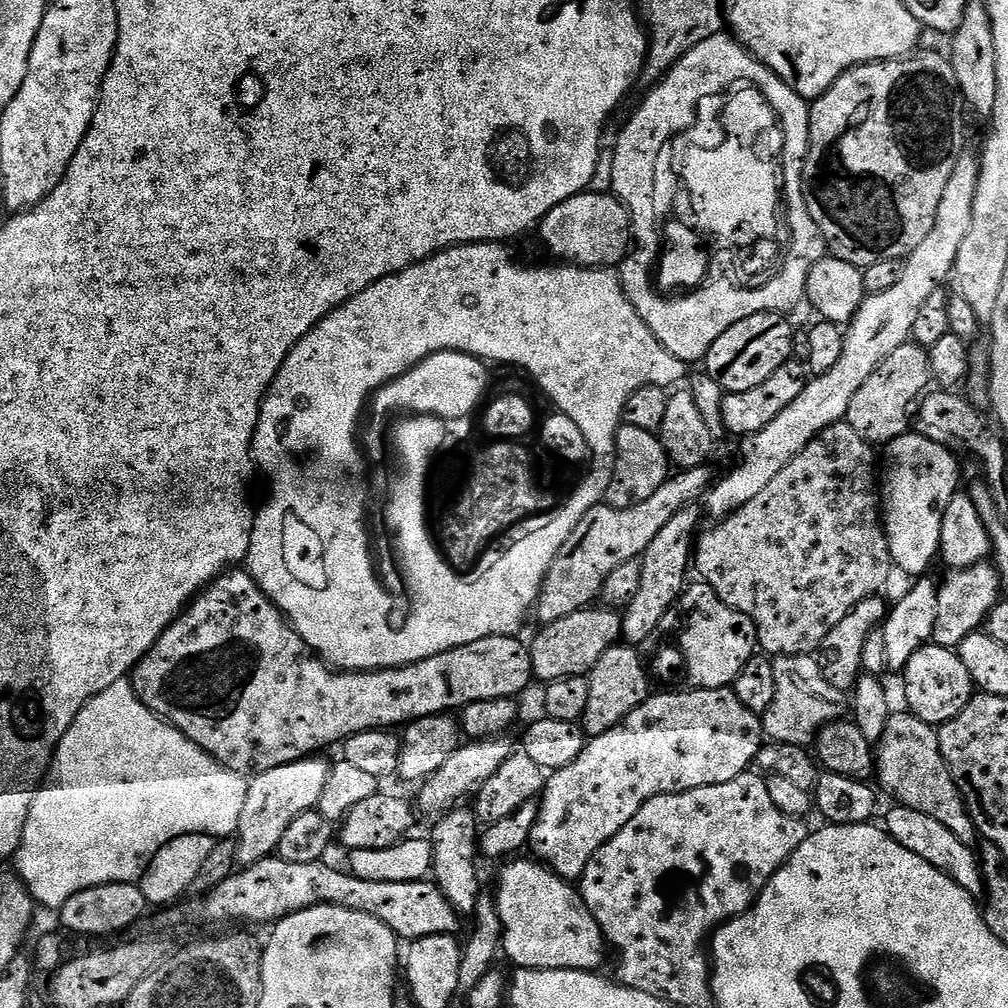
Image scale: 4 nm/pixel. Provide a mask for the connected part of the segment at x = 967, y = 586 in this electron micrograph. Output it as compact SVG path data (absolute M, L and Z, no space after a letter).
M991 563L975 564L969 568L957 568L947 573L944 584L938 587L938 618L934 622L932 640L943 648L959 649L971 632L985 627L992 607L1002 599L1000 576Z

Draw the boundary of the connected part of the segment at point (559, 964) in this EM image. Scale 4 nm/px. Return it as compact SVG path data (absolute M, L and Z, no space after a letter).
M516 858L511 862L505 863L504 868L500 872L500 889L494 892L496 897L496 905L498 906L498 914L502 918L502 926L504 927L504 942L502 945L503 955L509 956L516 963L517 969L522 968L569 968L575 972L591 972L599 969L599 964L604 960L604 948L606 952L606 941L604 939L604 931L598 926L598 922L590 914L590 910L586 906L586 902L580 896L579 891L569 881L563 880L562 877L556 875L551 868L537 862L535 859L520 860L524 858Z

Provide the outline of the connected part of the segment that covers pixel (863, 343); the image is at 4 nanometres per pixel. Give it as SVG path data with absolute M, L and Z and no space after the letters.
M966 150L959 156L957 166L950 176L946 186L946 194L942 194L942 202L938 202L936 225L922 246L914 250L904 260L902 278L890 286L890 290L882 290L882 294L865 295L862 306L856 311L851 324L847 325L842 346L842 358L828 371L825 376L812 376L808 385L766 426L761 432L752 436L743 437L740 444L740 465L729 476L724 476L713 483L706 497L706 512L719 522L726 516L732 515L746 502L758 498L793 458L799 454L809 442L815 440L816 435L826 430L832 424L841 423L850 410L850 402L854 394L866 386L866 378L898 350L898 346L909 343L914 326L914 318L918 318L918 310L922 310L926 298L930 294L941 291L940 284L952 275L952 267L958 258L958 250L966 234L970 234L970 218L974 214L974 193L977 190L980 174L979 157L972 151Z

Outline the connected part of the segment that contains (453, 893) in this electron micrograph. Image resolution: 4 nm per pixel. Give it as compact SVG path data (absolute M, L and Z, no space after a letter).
M457 806L452 811L435 821L430 835L432 846L432 870L434 883L440 887L446 902L454 906L456 915L461 918L475 917L478 898L482 895L480 876L476 873L478 845L480 843L481 825L476 819L475 811L468 806Z

